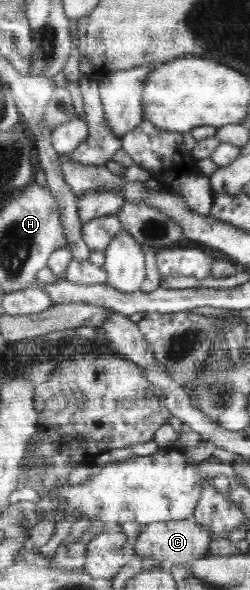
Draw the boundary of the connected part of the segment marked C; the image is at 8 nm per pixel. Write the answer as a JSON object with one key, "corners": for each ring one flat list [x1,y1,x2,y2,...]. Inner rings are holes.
{"corners":[[173,519,171,521,159,521,142,526,134,542,134,550,146,561,163,562,163,566,187,564,196,561,207,554,208,545,213,535,210,531,190,519]]}

